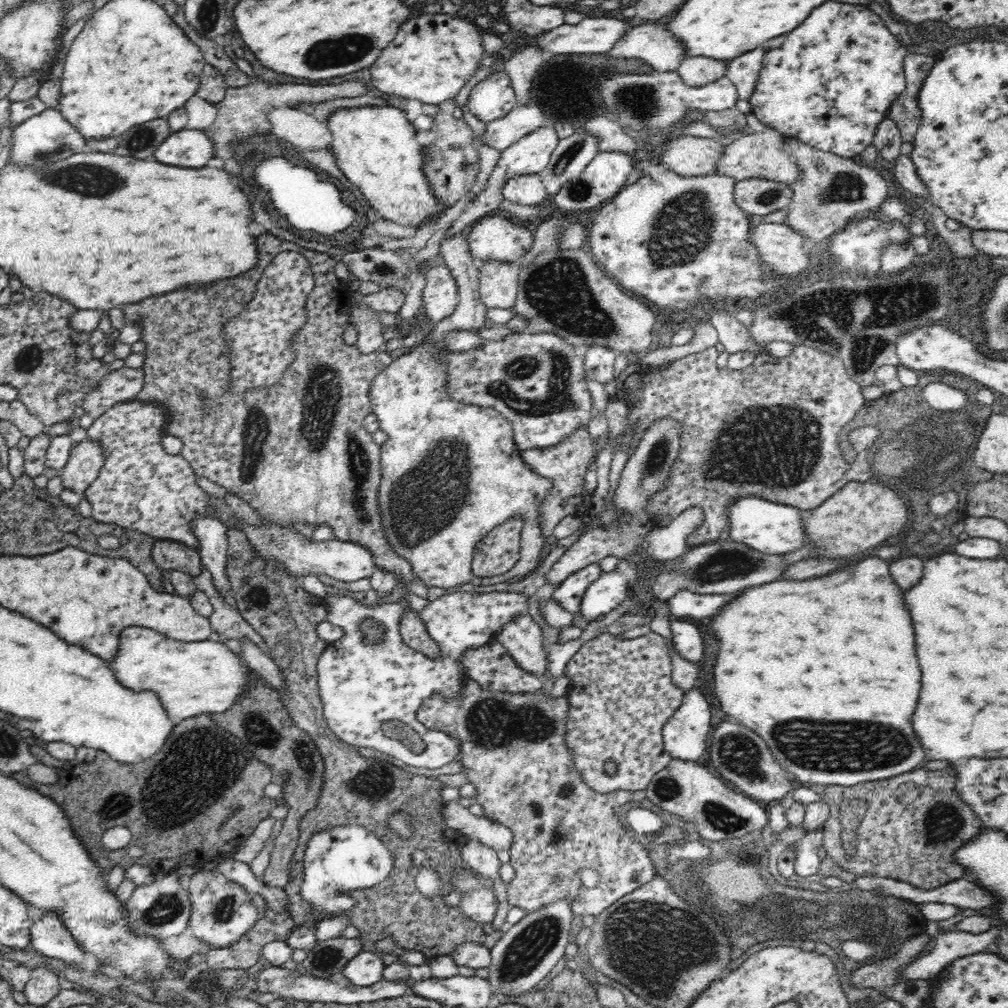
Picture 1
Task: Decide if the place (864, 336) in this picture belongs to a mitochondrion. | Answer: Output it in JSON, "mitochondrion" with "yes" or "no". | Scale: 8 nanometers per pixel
{"mitochondrion":"yes"}

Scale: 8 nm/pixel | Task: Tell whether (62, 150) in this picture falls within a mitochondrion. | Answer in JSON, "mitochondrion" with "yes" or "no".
{"mitochondrion":"yes"}

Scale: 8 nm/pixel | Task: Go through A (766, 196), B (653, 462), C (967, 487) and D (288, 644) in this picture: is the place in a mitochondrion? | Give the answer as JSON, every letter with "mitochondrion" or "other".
{"A":"mitochondrion","B":"mitochondrion","C":"other","D":"mitochondrion"}

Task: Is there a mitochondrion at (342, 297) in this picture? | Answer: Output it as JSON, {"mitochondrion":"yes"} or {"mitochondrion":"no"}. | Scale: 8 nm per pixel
{"mitochondrion":"no"}

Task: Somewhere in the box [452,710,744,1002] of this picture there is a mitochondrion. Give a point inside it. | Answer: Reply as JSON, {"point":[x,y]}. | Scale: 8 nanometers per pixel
{"point":[540,937]}

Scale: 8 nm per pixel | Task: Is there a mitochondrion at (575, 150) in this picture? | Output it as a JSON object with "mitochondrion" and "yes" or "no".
{"mitochondrion":"yes"}

